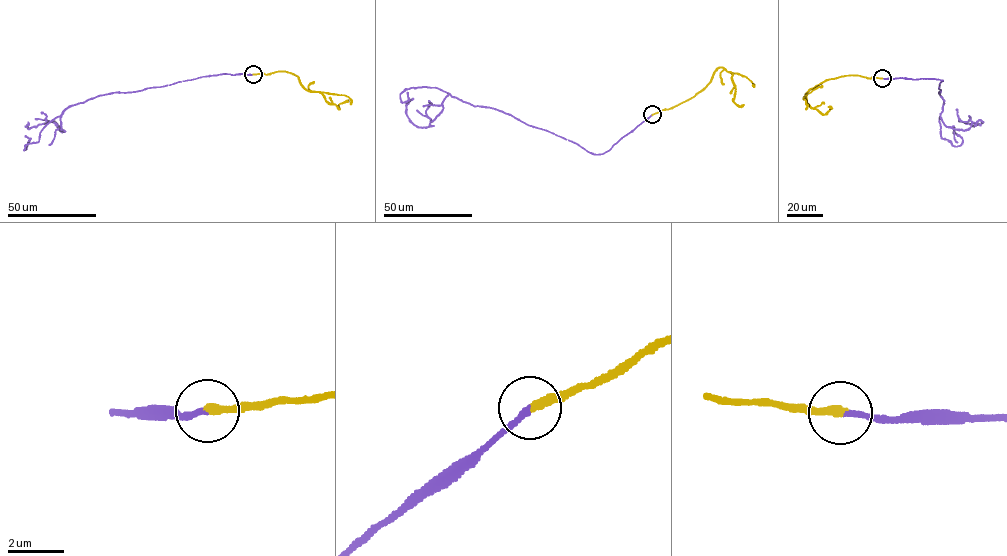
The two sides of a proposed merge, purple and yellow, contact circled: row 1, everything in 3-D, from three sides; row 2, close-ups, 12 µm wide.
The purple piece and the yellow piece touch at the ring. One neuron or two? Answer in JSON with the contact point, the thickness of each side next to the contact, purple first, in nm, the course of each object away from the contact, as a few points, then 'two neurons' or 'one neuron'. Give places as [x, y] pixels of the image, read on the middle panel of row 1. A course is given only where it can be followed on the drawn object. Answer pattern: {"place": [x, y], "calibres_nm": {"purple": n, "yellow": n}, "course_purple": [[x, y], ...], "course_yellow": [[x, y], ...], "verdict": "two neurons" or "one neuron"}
{"place": [652, 114], "calibres_nm": {"purple": 200, "yellow": 300}, "course_purple": [[652, 114], [594, 154], [448, 94], [427, 127], [417, 126], [406, 114], [413, 99]], "course_yellow": [[652, 114], [695, 96], [720, 67], [732, 74], [735, 91], [733, 102], [743, 104]], "verdict": "one neuron"}

